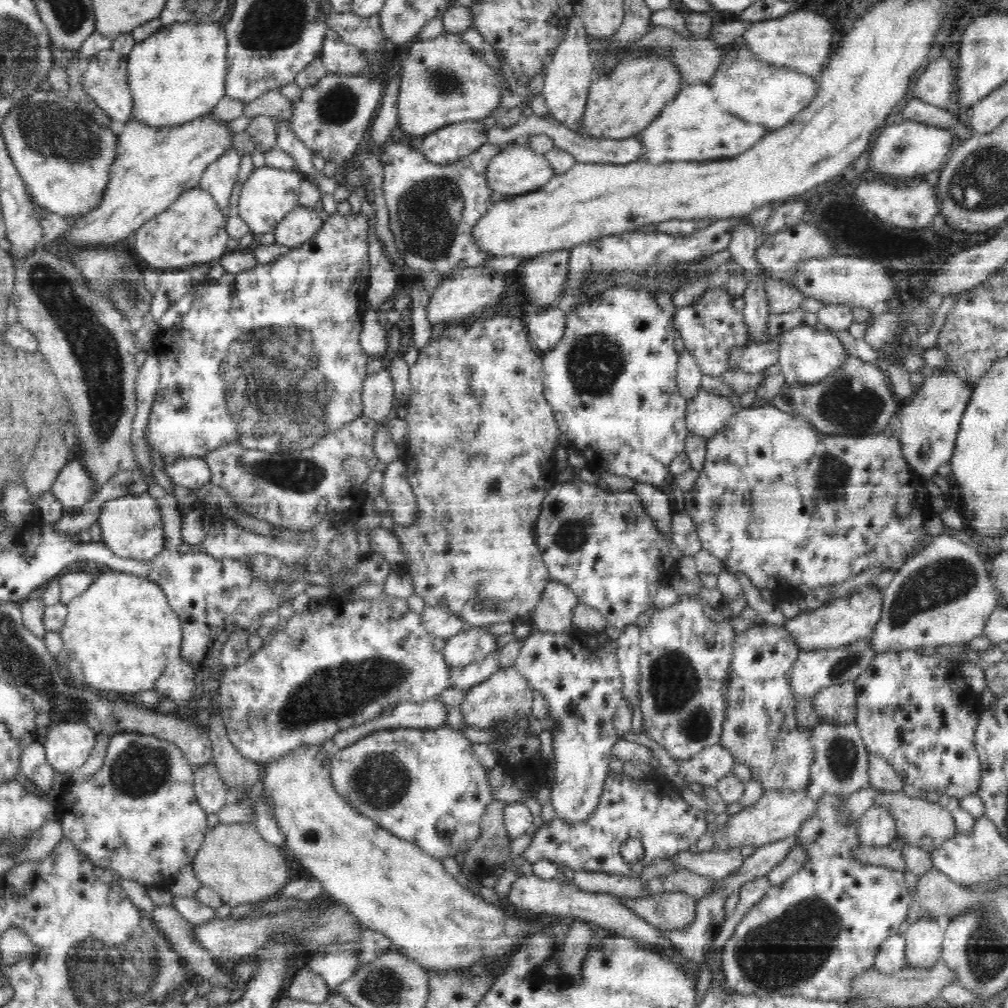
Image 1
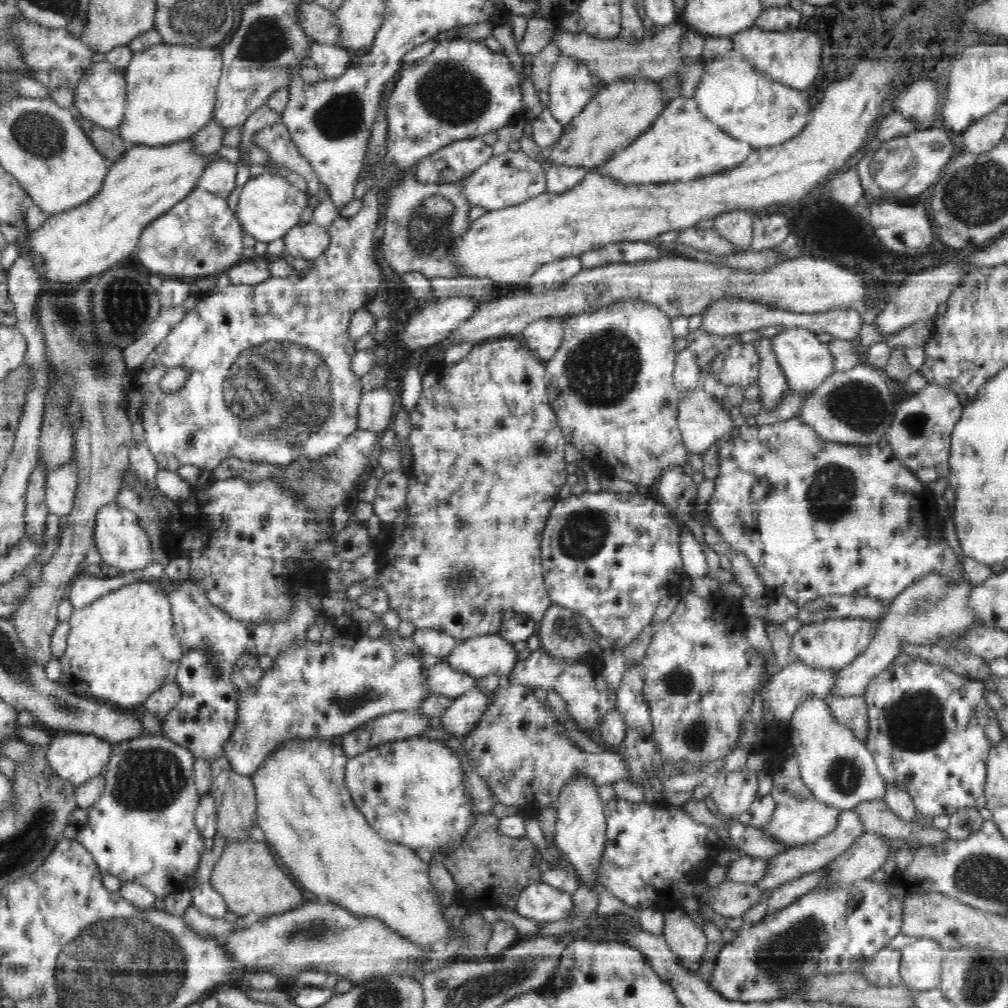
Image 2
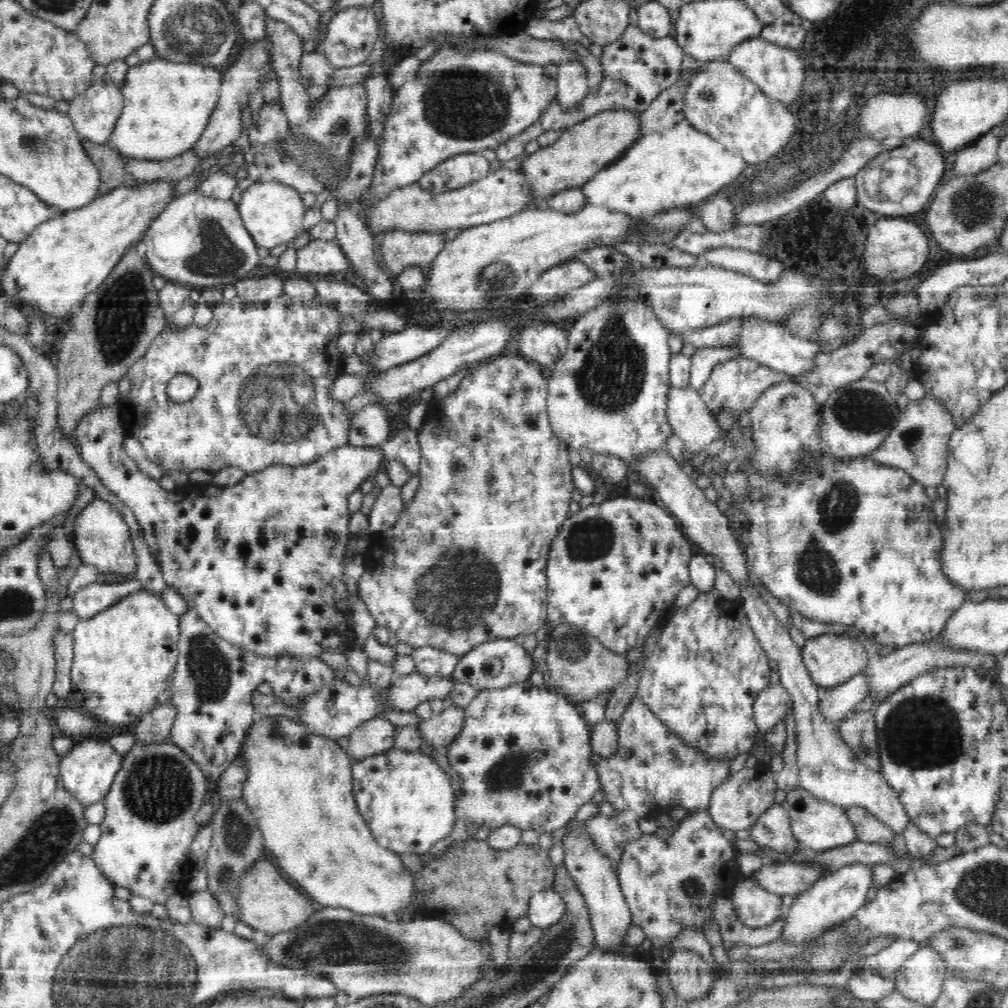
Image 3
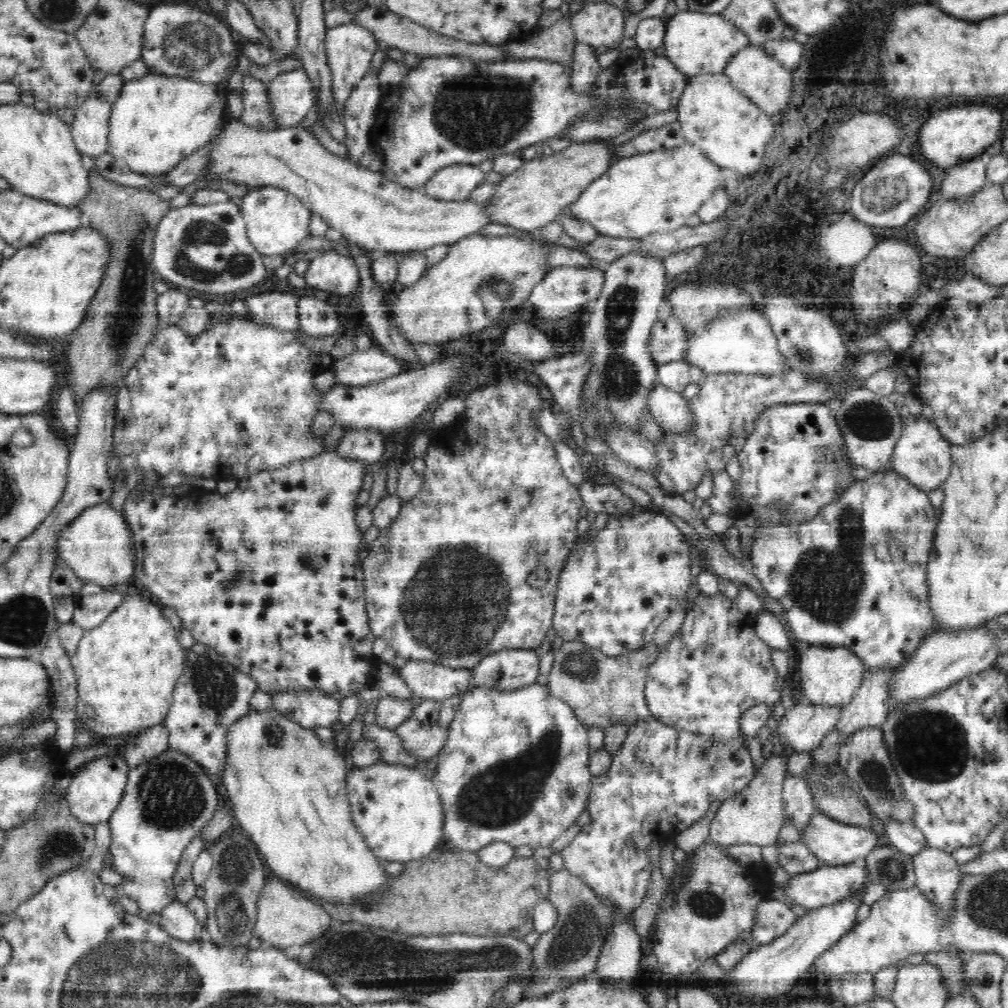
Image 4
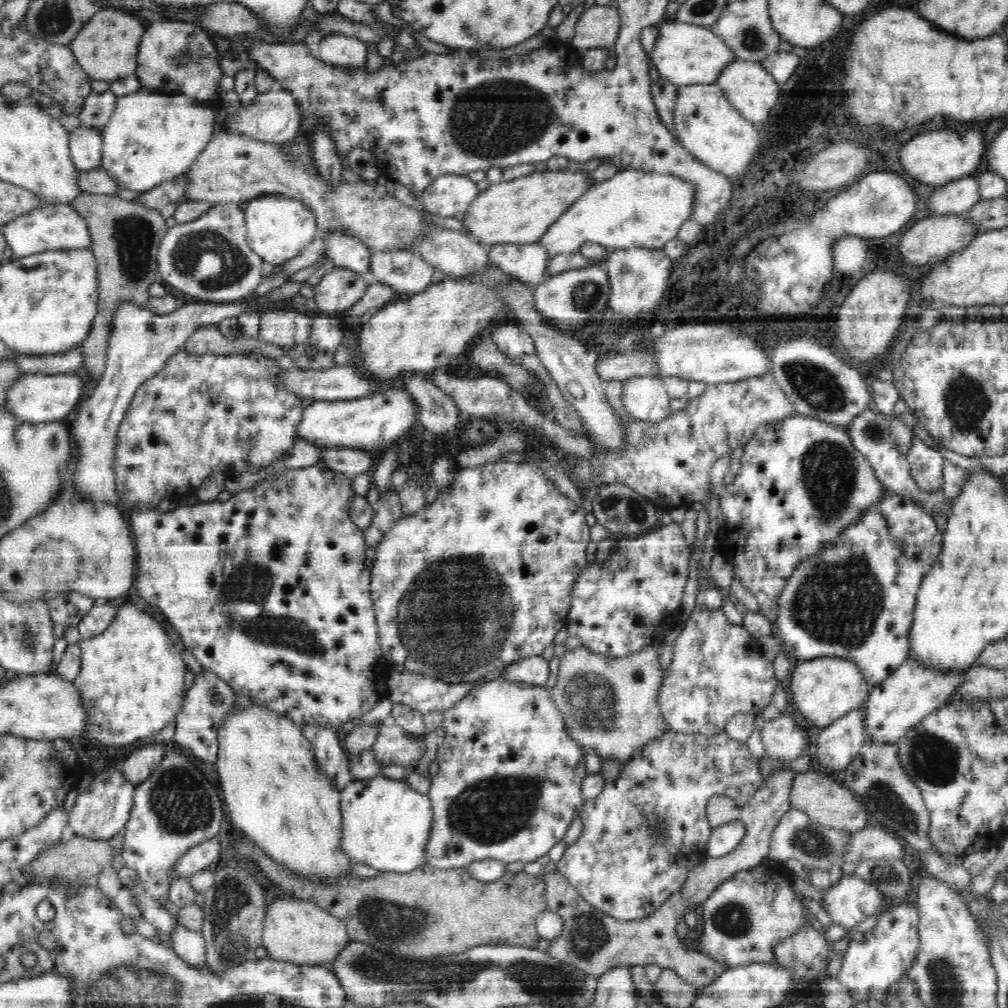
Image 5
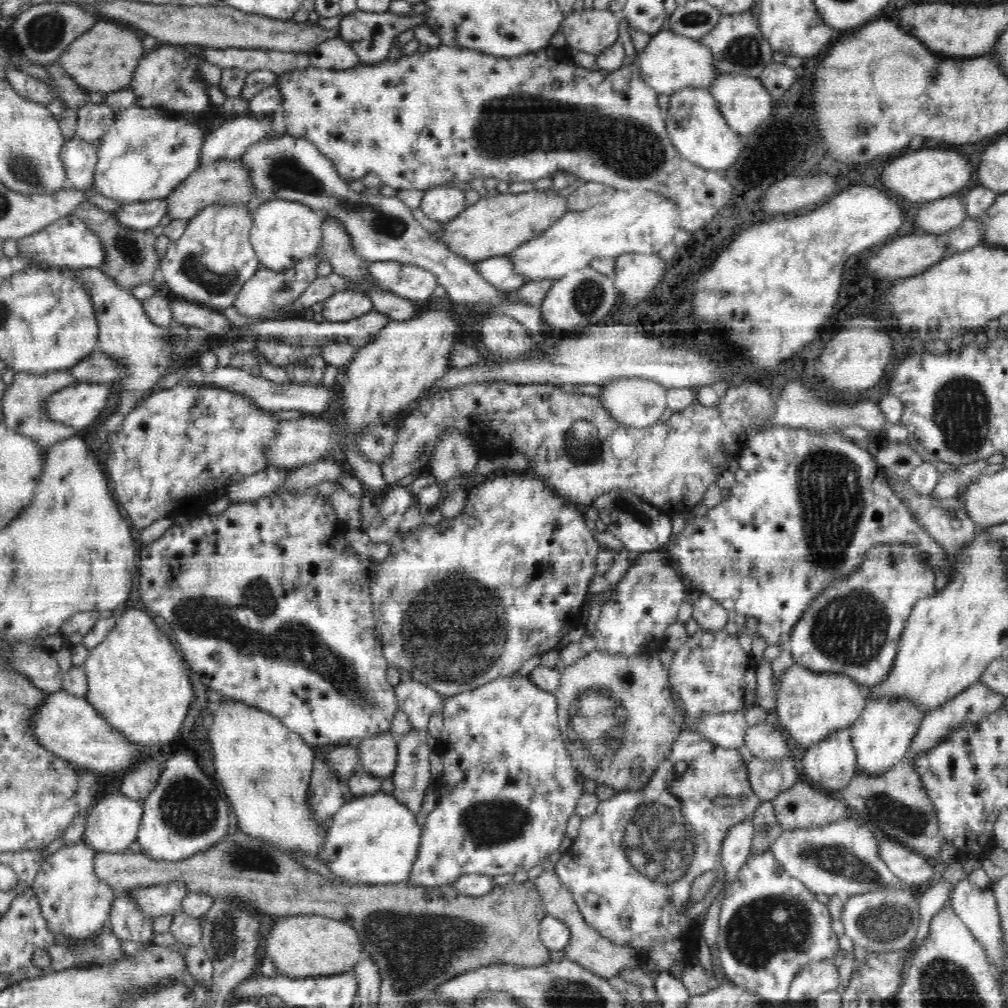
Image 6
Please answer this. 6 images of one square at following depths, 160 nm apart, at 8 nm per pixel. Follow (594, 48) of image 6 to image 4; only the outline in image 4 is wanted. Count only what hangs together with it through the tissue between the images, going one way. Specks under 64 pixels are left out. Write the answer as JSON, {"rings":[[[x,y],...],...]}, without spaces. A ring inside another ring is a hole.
{"rings":[[[588,1],[570,19],[578,43],[588,44],[593,47],[607,46],[618,49],[627,44],[624,39],[624,17],[623,8],[618,8],[608,2]]]}

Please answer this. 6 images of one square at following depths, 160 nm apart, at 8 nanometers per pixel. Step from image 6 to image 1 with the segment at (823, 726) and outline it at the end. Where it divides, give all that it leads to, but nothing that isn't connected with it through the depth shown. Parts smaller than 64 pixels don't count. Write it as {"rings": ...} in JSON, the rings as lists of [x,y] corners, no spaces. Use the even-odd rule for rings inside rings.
{"rings":[[[874,585],[858,587],[858,590],[850,593],[849,596],[835,599],[834,602],[813,611],[801,611],[794,618],[787,618],[786,630],[796,639],[800,651],[837,649],[868,639],[881,617],[882,596],[883,593],[880,593]]]}

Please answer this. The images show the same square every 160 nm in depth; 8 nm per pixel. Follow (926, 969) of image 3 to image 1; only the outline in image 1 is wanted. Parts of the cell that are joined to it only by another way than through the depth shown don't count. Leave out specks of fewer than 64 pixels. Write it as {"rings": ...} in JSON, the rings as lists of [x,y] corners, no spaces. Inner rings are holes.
{"rings":[[[936,917],[919,918],[910,923],[905,938],[906,964],[916,969],[930,968],[942,954],[945,925]]]}

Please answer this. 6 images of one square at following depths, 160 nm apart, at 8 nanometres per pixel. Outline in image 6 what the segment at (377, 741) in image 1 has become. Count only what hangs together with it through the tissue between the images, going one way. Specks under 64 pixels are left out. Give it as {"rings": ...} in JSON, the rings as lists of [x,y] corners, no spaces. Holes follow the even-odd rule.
{"rings":[[[382,789],[377,790],[376,794],[370,794],[370,796],[360,796],[360,798],[353,797],[352,800],[348,800],[338,813],[331,819],[332,822],[328,825],[328,832],[326,832],[326,840],[322,844],[322,850],[318,852],[318,858],[322,859],[326,865],[331,869],[335,878],[334,882],[341,882],[347,886],[374,886],[374,884],[398,884],[406,881],[412,873],[414,862],[418,856],[418,851],[421,843],[422,827],[416,821],[415,813],[410,811],[402,802],[399,802],[393,795],[386,794]]]}

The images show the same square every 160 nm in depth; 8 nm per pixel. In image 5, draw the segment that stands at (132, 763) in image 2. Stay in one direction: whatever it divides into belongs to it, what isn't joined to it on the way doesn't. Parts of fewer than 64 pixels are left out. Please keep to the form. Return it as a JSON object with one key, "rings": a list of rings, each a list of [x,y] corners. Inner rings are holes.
{"rings":[[[167,752],[160,766],[142,782],[135,785],[134,806],[132,814],[124,827],[124,842],[120,847],[120,860],[130,869],[134,869],[138,875],[138,884],[130,888],[132,896],[142,911],[143,918],[154,925],[156,930],[171,935],[175,927],[175,918],[170,911],[160,904],[161,899],[167,898],[171,884],[171,873],[177,864],[178,858],[188,852],[194,845],[203,840],[218,836],[222,819],[226,813],[224,802],[220,800],[216,789],[212,787],[201,771],[201,766],[195,763],[185,753],[178,754]]]}

